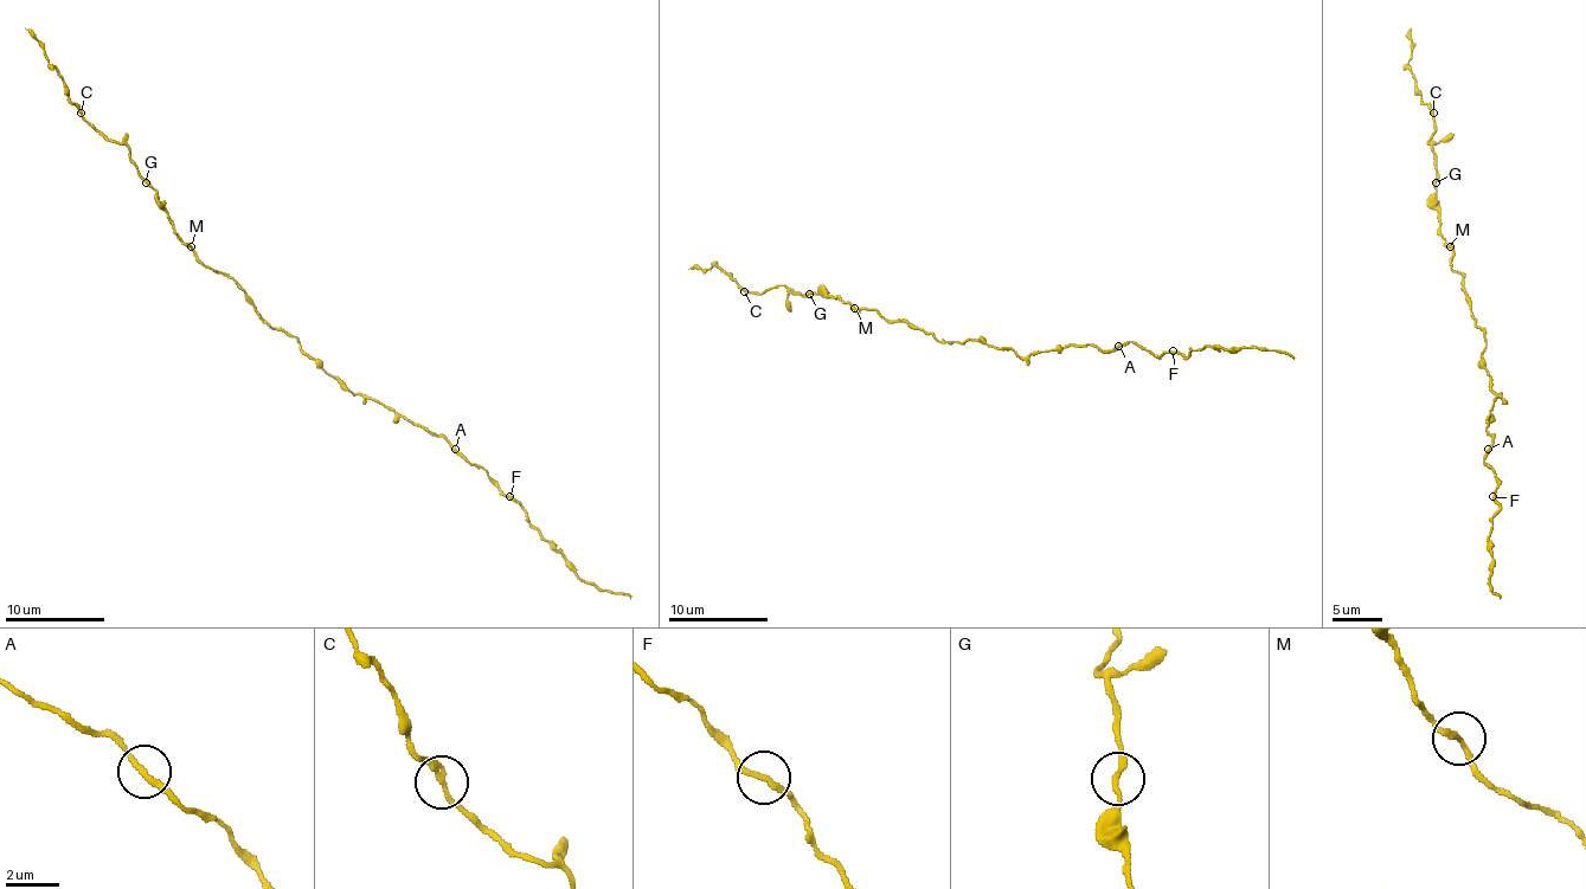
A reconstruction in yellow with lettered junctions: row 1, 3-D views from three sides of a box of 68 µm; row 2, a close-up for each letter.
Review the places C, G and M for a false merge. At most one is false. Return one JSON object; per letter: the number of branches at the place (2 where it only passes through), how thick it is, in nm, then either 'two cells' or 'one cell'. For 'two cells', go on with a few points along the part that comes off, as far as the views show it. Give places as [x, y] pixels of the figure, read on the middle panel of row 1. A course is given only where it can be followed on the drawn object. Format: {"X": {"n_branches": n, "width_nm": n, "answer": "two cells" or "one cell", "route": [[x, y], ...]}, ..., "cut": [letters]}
{"C": {"n_branches": 2, "width_nm": 220, "answer": "one cell"}, "G": {"n_branches": 2, "width_nm": 200, "answer": "one cell"}, "M": {"n_branches": 2, "width_nm": 220, "answer": "one cell"}, "cut": []}

